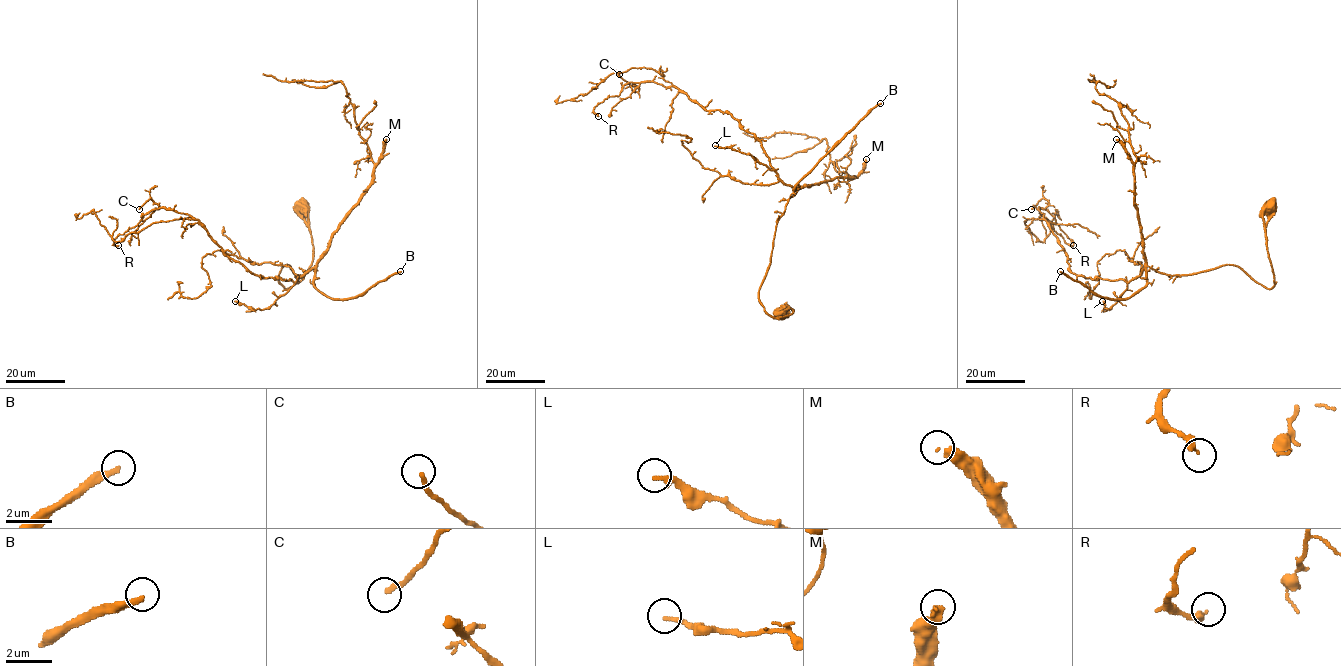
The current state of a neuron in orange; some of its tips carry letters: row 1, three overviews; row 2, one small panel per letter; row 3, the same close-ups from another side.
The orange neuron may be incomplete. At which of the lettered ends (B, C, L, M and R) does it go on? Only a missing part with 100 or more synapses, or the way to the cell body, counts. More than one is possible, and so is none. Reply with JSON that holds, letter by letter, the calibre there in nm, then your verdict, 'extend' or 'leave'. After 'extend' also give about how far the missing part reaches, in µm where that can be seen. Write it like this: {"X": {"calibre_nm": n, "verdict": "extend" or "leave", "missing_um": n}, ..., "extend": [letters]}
{"B": {"calibre_nm": 260, "verdict": "extend", "missing_um": 250}, "C": {"calibre_nm": 200, "verdict": "leave"}, "L": {"calibre_nm": 240, "verdict": "leave"}, "M": {"calibre_nm": 280, "verdict": "extend", "missing_um": 200}, "R": {"calibre_nm": 300, "verdict": "leave"}, "extend": ["B", "M"]}

